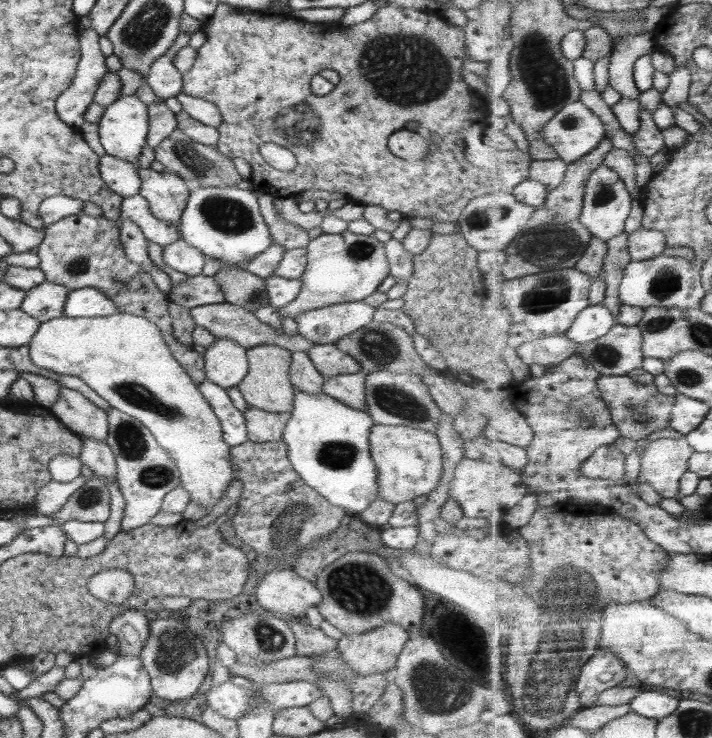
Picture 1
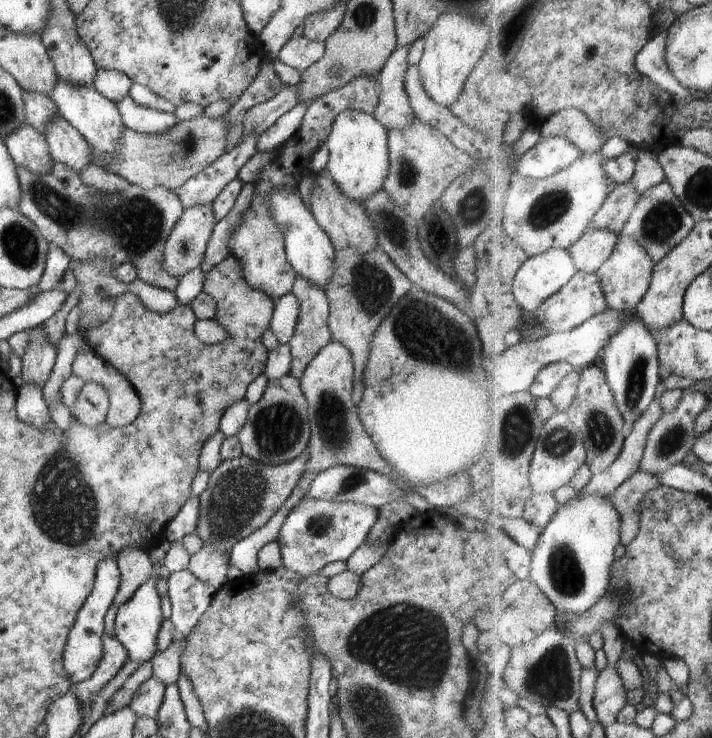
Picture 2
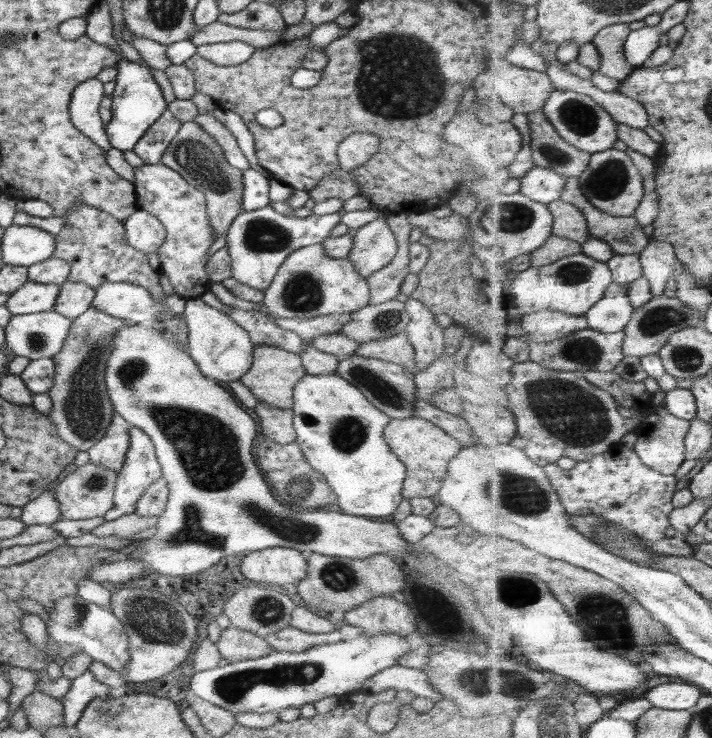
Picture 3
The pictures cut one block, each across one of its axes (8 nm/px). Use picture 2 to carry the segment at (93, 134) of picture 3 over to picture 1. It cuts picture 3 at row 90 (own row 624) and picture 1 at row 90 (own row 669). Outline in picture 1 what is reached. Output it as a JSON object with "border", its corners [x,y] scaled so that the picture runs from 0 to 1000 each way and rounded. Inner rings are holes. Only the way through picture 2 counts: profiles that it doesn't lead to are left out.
{"border":[[[121,38],[121,42],[111,41],[110,57],[114,77],[107,102],[98,118],[90,122],[77,138],[84,163],[96,171],[108,173],[118,168],[118,152],[131,138],[140,106],[146,106],[143,100],[154,98],[149,88],[149,77],[142,72],[139,46],[135,42],[126,38]]]}

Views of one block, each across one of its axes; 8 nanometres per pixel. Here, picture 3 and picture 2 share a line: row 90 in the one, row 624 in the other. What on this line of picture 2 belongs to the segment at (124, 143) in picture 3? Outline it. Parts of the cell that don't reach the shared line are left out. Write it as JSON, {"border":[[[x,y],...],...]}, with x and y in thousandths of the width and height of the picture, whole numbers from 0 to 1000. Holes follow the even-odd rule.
{"border":[[[229,740],[208,745],[216,770],[215,782],[206,786],[174,818],[166,822],[159,863],[178,881],[180,896],[198,896],[201,898],[209,896],[222,883],[219,881],[219,860],[230,839],[225,827],[225,808],[219,801],[218,789],[222,783],[223,767],[229,764],[233,749],[235,747]]]}

